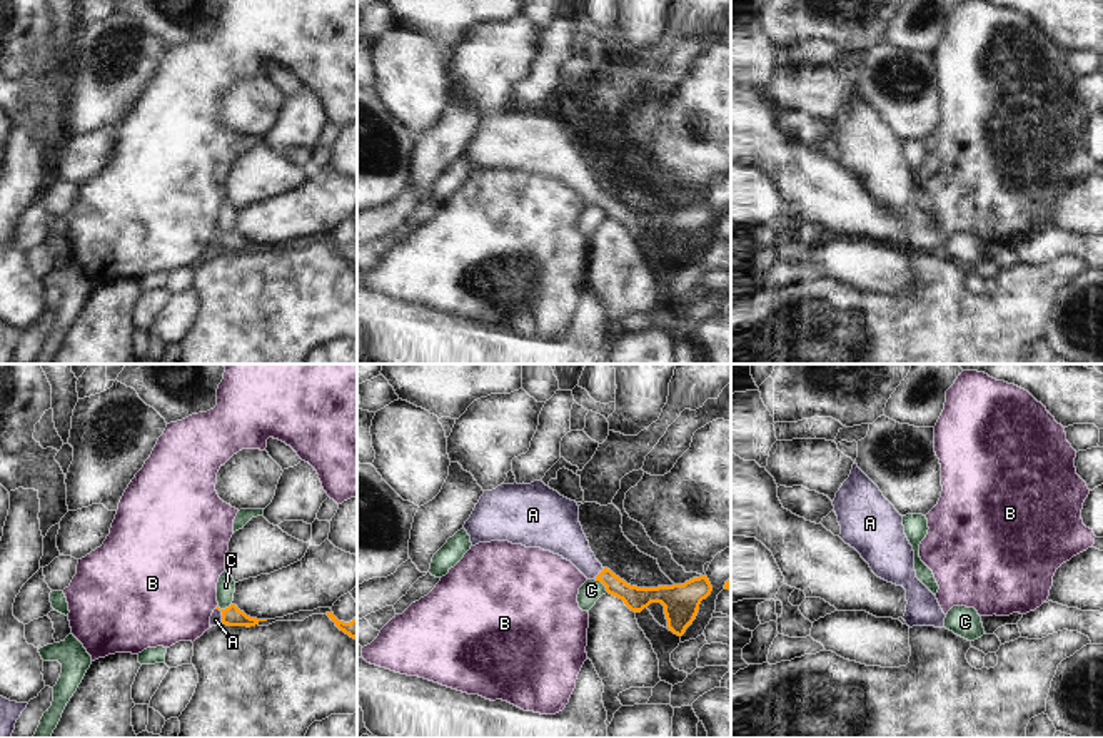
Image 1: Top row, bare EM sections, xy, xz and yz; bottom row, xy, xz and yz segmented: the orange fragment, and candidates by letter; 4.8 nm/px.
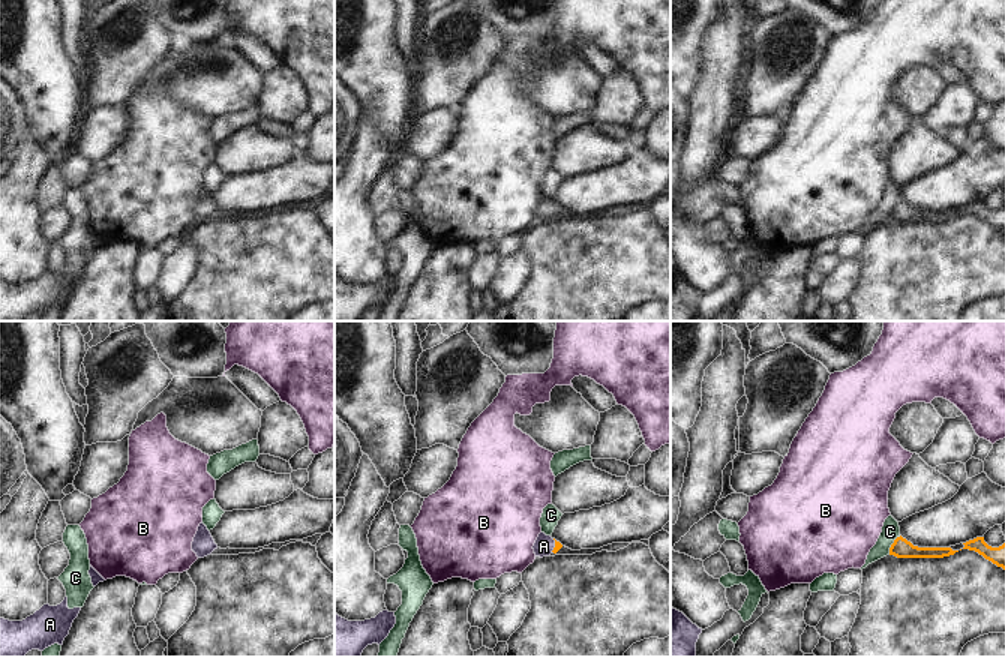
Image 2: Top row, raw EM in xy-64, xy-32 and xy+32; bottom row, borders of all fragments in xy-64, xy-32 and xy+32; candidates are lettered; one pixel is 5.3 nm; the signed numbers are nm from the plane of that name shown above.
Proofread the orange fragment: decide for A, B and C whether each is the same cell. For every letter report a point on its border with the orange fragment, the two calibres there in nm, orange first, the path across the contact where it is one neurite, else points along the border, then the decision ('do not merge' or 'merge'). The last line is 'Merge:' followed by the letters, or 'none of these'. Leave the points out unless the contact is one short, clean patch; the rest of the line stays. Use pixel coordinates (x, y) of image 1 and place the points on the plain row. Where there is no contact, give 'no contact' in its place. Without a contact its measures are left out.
A: xy (222, 241) | 100/60 nm | across xy (232, 242), (222, 241), (216, 246) | merge
B: no contact | do not merge
C: xz (603, 209) | 110/100 nm | along xz (594, 206), (608, 217) | do not merge
Merge: A

